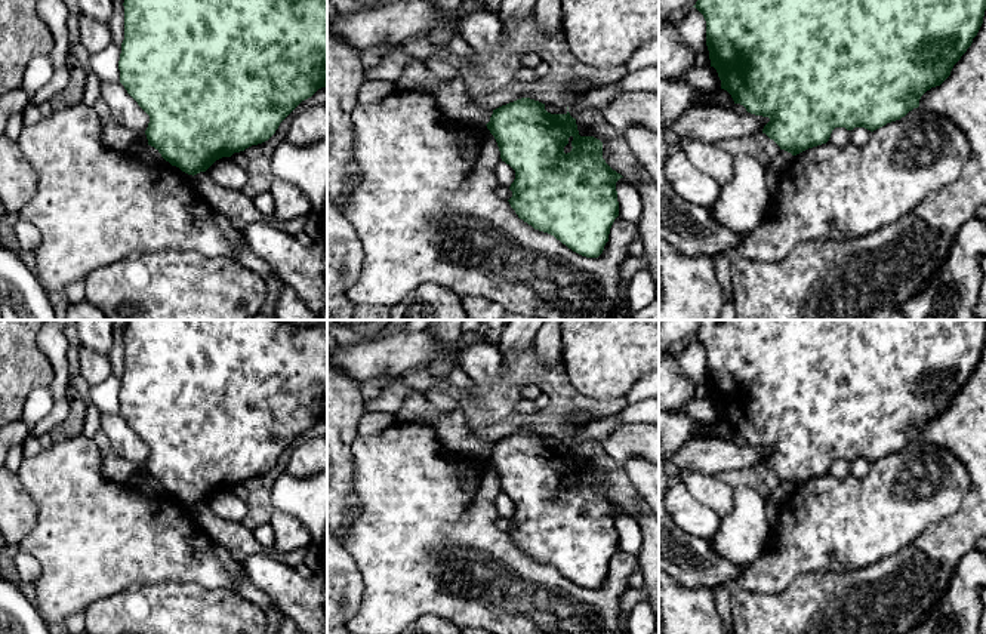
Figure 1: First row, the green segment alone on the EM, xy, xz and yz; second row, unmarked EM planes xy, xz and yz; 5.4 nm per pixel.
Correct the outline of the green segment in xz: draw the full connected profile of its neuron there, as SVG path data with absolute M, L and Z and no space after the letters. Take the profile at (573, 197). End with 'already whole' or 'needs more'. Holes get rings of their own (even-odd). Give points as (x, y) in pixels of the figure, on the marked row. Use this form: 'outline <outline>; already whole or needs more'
outline M530 98L493 110L486 126L497 142L502 161L515 170L508 201L518 218L554 236L573 252L598 258L619 216L616 182L623 178L603 158L603 142L580 136L576 119L569 111L551 114L545 104Z; already whole

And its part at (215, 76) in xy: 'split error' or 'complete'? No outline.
complete

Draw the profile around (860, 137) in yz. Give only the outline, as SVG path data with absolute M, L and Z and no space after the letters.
M854 127L853 130L850 130L850 135L851 144L854 144L856 147L865 147L871 139L872 132L865 127Z

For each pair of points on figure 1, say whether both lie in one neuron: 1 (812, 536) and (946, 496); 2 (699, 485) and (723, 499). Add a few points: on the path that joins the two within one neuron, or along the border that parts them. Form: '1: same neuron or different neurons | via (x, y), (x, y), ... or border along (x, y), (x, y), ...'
1: same neuron | via (846, 525), (875, 517), (891, 507), (912, 505)
2: same neuron | via (705, 488), (717, 494)

